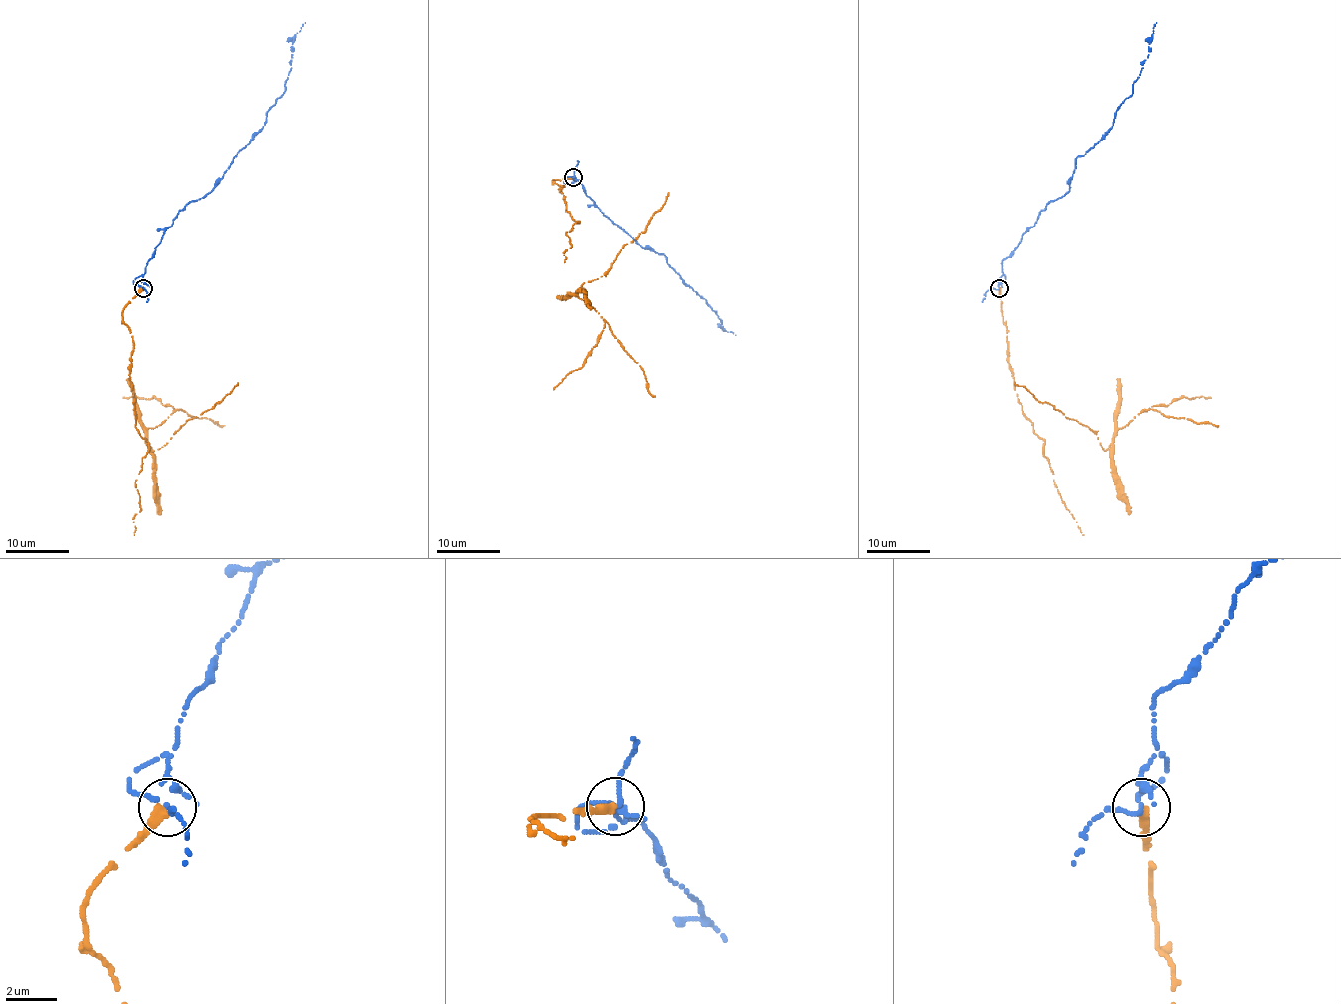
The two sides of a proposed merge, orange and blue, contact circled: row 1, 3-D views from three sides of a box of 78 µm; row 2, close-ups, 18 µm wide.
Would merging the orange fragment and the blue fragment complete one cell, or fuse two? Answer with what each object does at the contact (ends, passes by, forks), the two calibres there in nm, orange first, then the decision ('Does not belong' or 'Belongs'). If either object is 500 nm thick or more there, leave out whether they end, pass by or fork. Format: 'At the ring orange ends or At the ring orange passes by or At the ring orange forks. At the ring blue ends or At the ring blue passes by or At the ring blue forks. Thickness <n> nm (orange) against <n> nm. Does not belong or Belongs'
At the ring orange ends. At the ring blue passes by. Thickness 400 nm (orange) against 140 nm. Belongs

